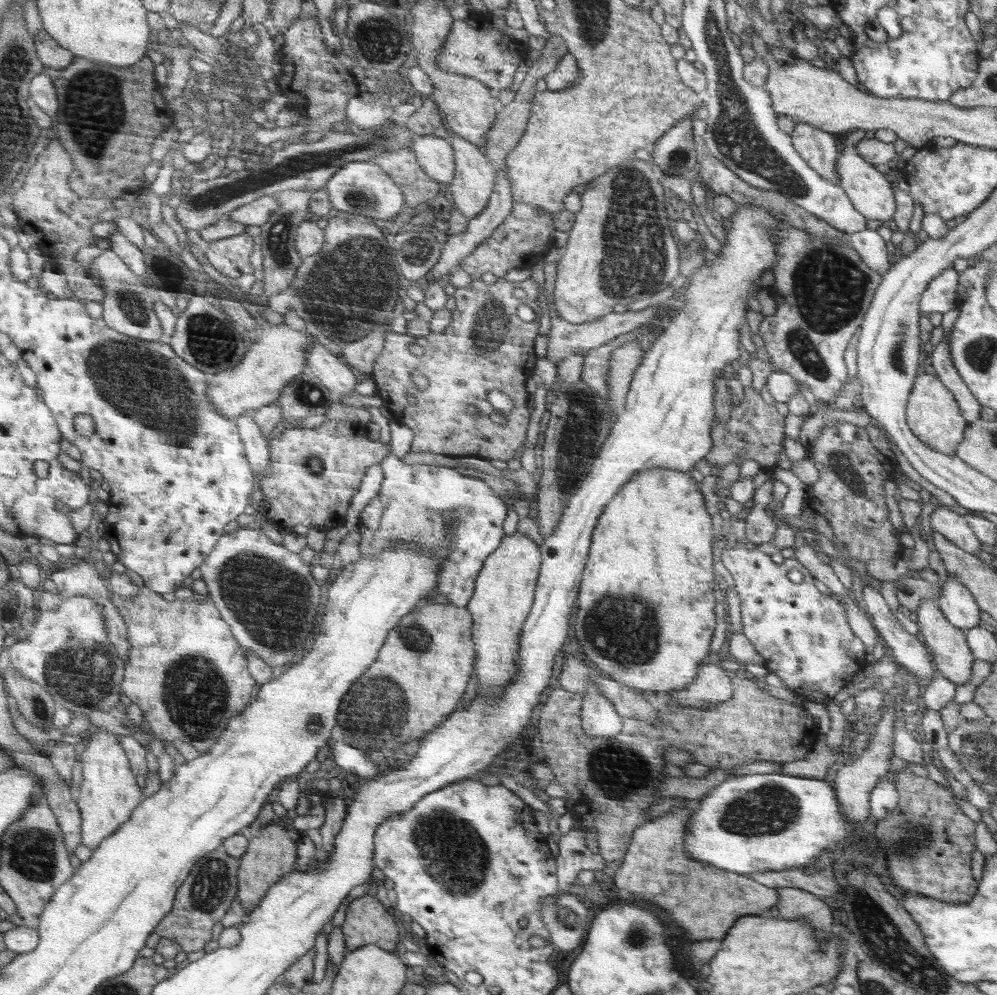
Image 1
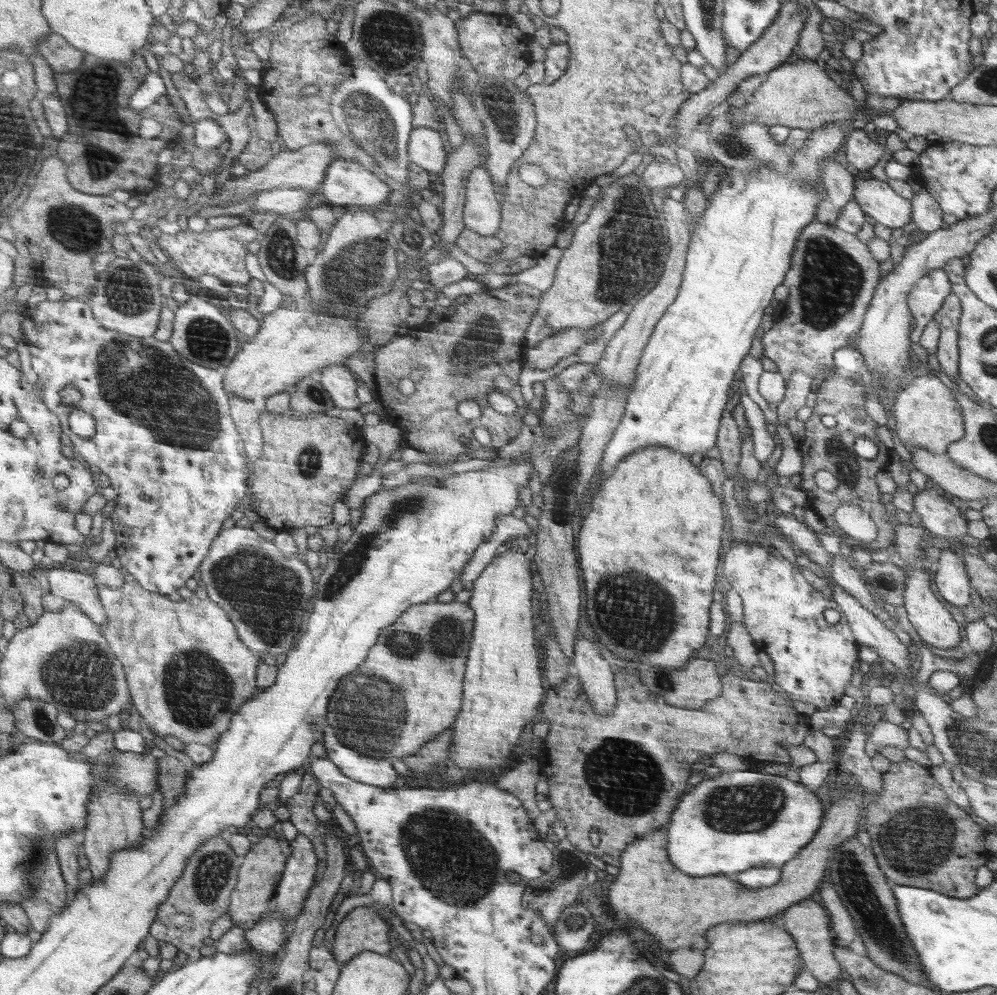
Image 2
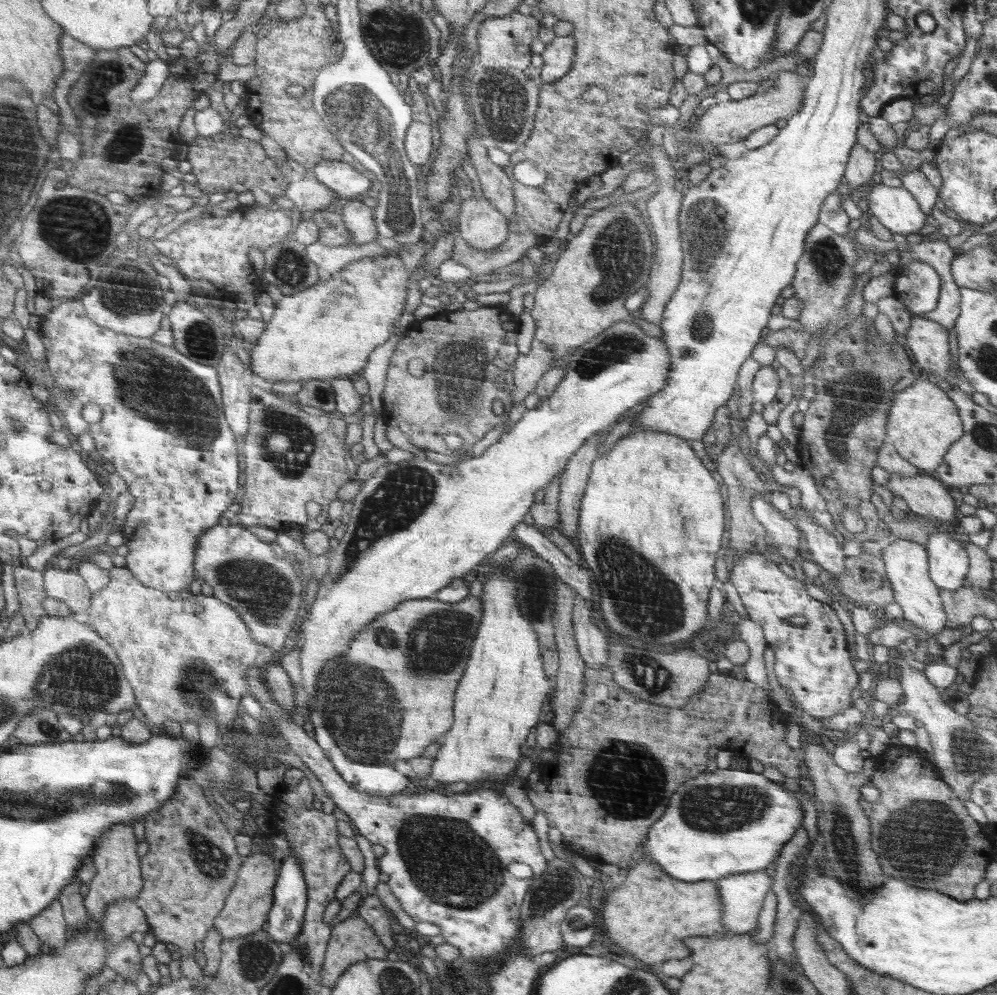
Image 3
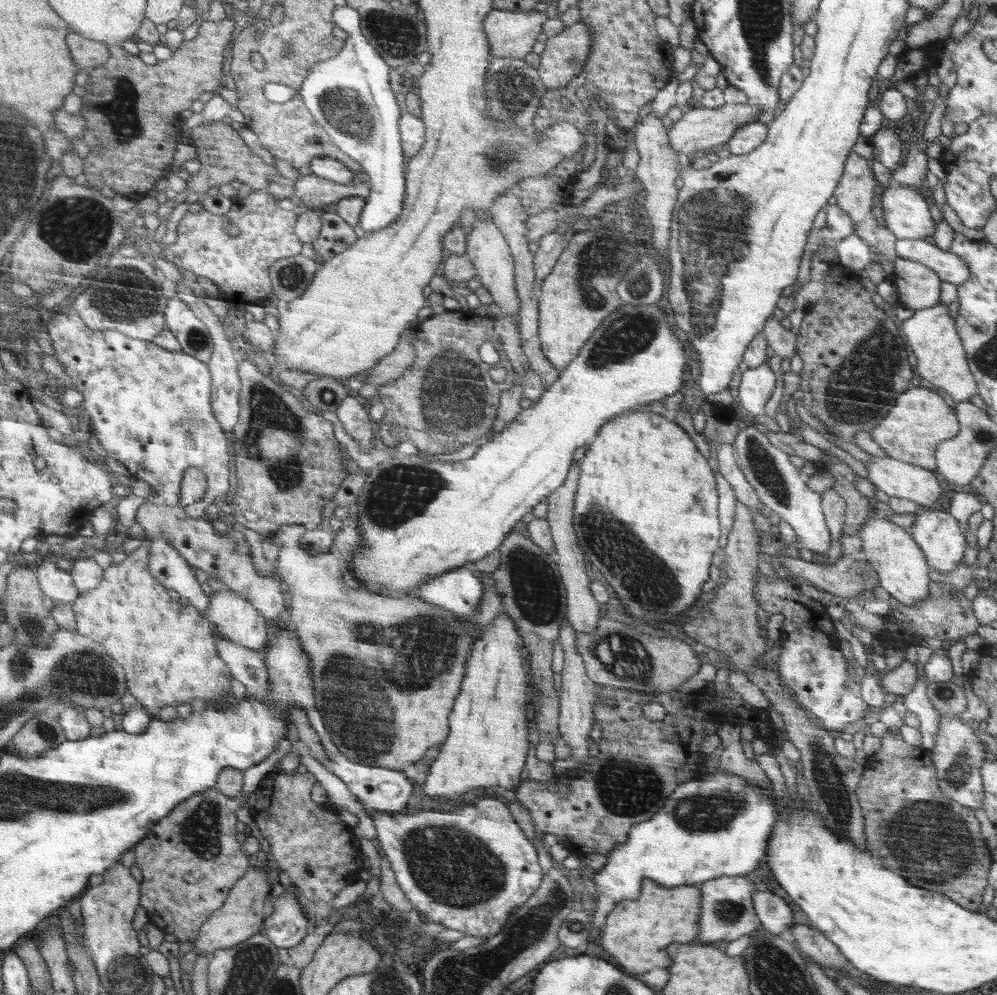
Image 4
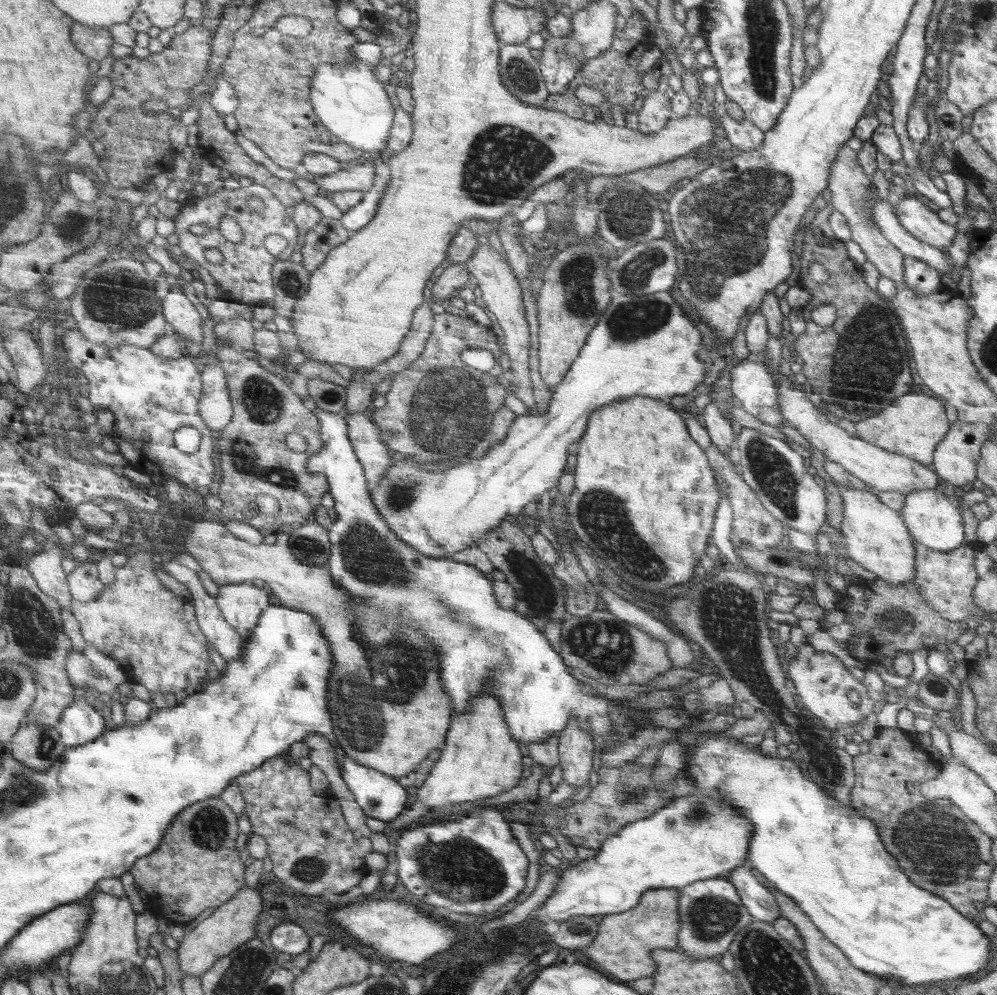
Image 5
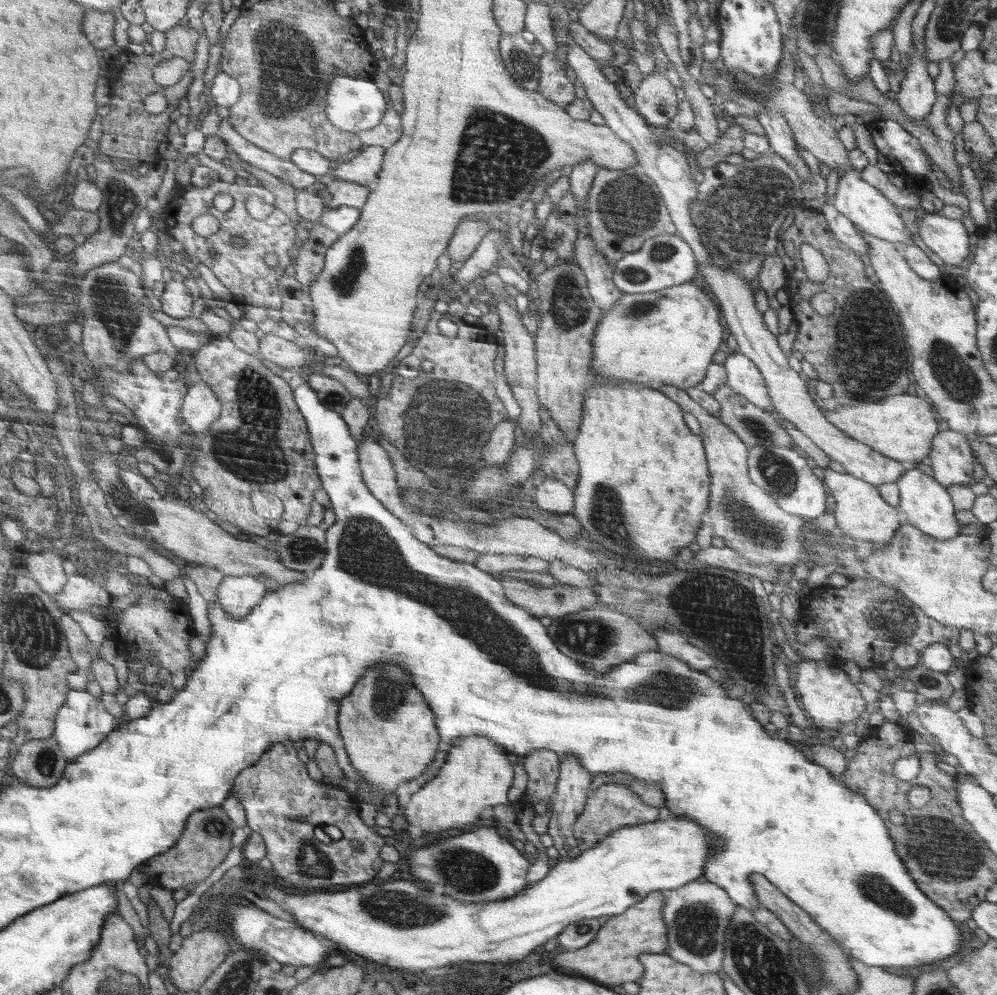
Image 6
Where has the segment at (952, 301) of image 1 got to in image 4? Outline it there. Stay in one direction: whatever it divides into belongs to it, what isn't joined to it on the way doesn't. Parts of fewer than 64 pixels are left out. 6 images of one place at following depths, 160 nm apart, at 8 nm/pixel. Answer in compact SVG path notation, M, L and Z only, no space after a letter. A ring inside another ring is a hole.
M898 257L894 262L895 270L892 273L892 281L896 290L898 291L897 302L905 308L911 308L912 310L923 310L924 308L930 308L935 304L942 304L942 282L941 279L931 269L929 265L925 265L915 260L908 260Z

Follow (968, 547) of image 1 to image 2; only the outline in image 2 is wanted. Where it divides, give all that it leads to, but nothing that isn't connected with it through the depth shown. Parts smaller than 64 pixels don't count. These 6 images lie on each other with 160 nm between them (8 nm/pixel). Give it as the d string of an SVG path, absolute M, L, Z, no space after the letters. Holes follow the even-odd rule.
M922 489L913 496L915 510L920 515L923 527L933 534L952 538L964 538L966 520L962 518L960 510L950 502L946 502L933 489Z

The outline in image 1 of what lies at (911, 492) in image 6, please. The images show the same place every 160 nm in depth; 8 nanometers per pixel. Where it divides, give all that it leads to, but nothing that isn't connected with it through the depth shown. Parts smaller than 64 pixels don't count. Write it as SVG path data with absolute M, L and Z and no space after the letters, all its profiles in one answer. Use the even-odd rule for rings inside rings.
M948 576L948 580L942 584L938 606L954 627L966 632L978 627L978 616L981 616L979 605L970 590L957 578Z

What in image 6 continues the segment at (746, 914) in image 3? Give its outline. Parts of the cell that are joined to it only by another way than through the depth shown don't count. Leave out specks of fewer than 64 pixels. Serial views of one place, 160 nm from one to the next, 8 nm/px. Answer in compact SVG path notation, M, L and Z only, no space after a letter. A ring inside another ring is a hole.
M692 881L680 888L665 890L664 896L663 919L668 928L670 948L667 954L690 965L696 972L722 973L724 935L737 904L719 884L710 881Z

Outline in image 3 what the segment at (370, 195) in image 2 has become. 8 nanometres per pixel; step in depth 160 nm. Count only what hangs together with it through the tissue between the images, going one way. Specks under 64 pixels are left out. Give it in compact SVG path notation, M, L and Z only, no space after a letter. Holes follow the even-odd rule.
M319 162L314 166L316 179L336 192L338 200L347 201L362 198L371 192L370 180L356 172L344 162Z

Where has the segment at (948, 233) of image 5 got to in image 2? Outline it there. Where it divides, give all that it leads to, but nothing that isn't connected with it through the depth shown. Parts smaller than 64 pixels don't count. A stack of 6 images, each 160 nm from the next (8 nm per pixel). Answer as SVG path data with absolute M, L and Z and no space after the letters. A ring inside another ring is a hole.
M856 172L854 176L853 200L860 205L862 212L874 218L876 222L880 222L880 224L884 224L884 226L895 230L897 233L902 230L904 225L912 220L913 204L910 200L906 200L896 194L886 182L880 182L880 180L876 179L870 180L870 178L864 178L864 176L857 176Z

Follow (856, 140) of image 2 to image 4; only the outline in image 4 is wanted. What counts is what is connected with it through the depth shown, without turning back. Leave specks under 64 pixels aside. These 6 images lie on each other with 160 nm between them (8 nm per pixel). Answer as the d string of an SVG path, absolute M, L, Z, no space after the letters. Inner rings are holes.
M856 152L850 153L849 160L845 163L844 176L842 176L833 196L836 198L836 204L850 215L853 222L853 232L858 234L858 238L871 248L872 260L880 263L887 260L892 262L890 266L894 266L893 262L898 258L895 250L896 236L892 234L888 227L878 225L874 215L872 215L872 196L874 196L873 192L877 181L873 176L869 163L869 160L862 158Z

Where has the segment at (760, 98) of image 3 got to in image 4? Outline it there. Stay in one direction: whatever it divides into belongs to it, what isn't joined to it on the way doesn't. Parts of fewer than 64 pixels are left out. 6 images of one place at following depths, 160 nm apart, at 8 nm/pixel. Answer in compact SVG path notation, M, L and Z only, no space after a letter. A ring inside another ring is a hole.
M693 104L691 107L684 109L684 114L676 122L668 136L668 144L674 150L674 154L679 152L691 156L705 149L719 149L732 139L734 130L738 127L744 127L758 119L760 108L750 106L750 104L724 104L722 108L703 108Z

